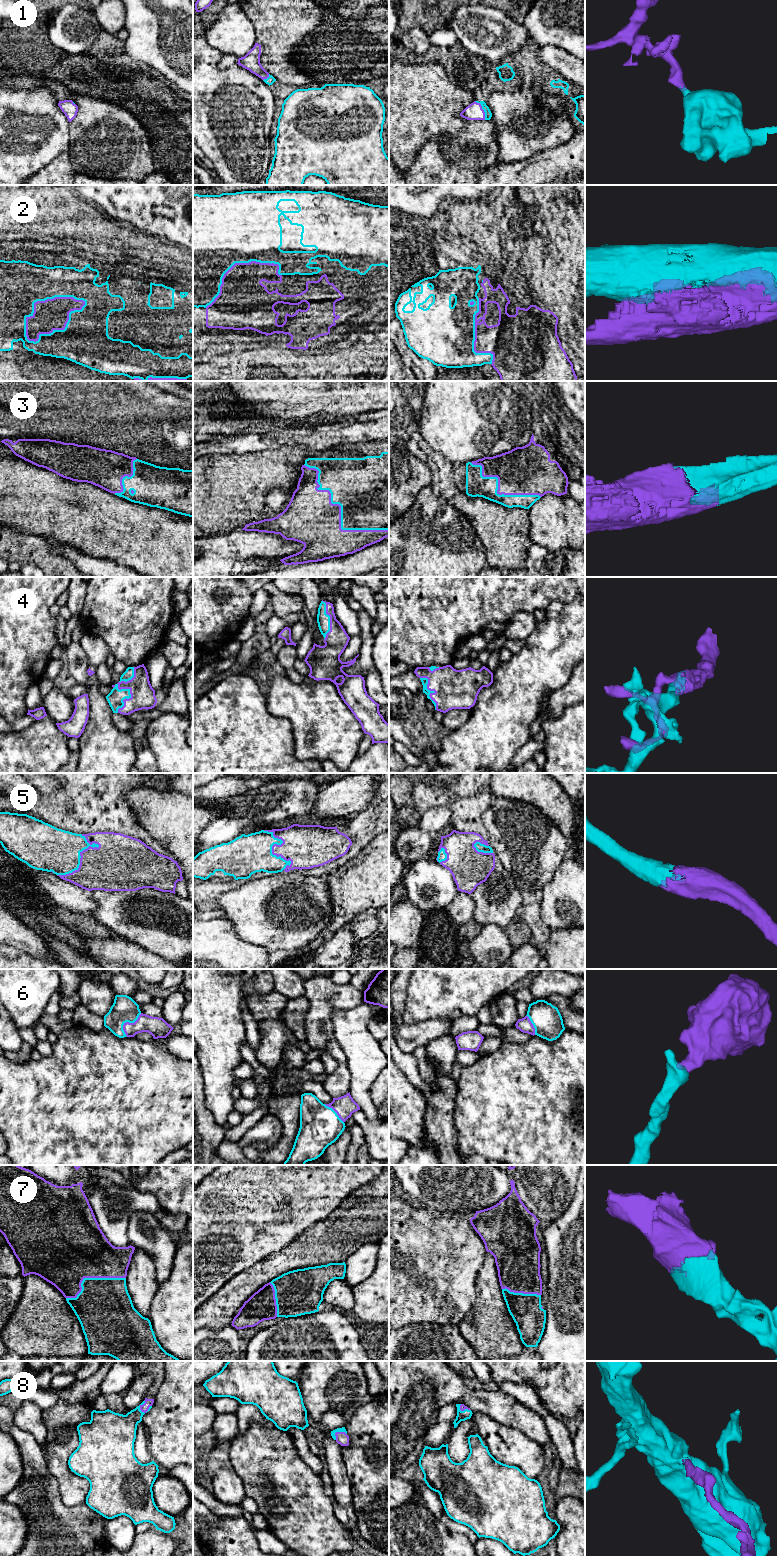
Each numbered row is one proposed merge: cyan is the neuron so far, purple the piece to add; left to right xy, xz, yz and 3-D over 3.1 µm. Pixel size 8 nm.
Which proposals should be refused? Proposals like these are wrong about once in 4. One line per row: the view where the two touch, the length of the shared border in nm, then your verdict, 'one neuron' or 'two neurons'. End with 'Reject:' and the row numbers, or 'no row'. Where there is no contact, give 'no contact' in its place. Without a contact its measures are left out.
1: contact in yz; length 180 nm; one neuron
2: contact in xy; length 550 nm; two neurons
3: contact in xz; length 850 nm; one neuron
4: contact in xy; length 240 nm; one neuron
5: contact in xy; length 420 nm; one neuron
6: contact in xy; length 220 nm; one neuron
7: contact in xy; length 500 nm; one neuron
8: contact in xy; length 110 nm; one neuron
Reject: 2

